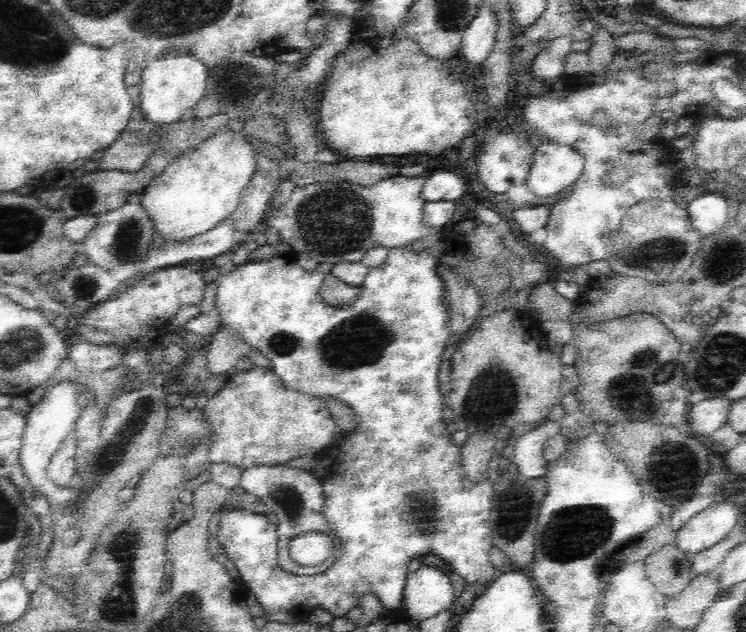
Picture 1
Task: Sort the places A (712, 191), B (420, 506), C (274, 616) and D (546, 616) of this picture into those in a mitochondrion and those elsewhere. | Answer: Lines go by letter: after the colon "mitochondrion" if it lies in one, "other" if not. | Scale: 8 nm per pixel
A: other
B: mitochondrion
C: other
D: other

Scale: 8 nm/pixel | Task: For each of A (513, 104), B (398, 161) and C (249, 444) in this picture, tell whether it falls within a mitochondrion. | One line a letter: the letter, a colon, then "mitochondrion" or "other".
A: other
B: other
C: other

